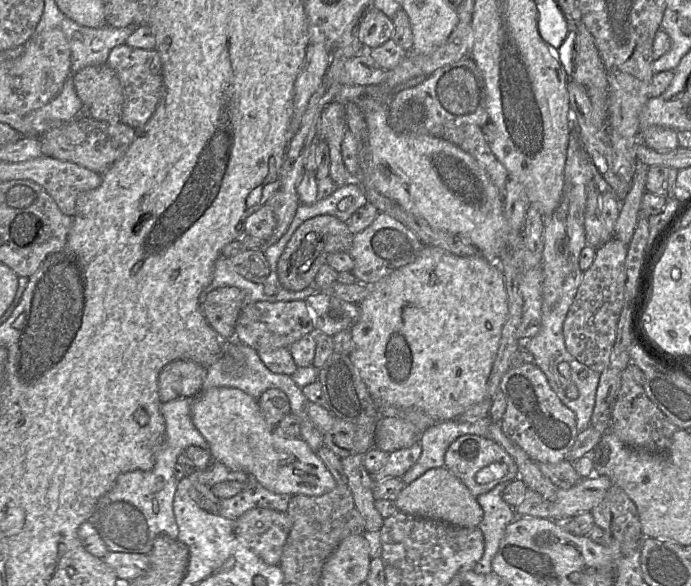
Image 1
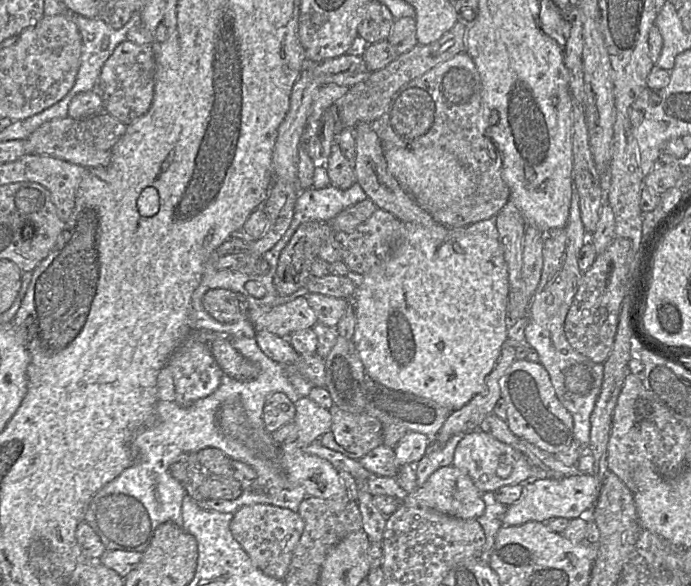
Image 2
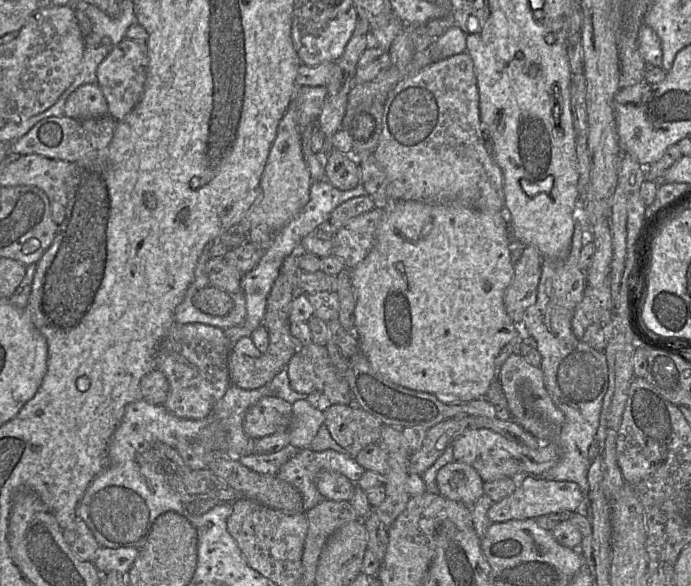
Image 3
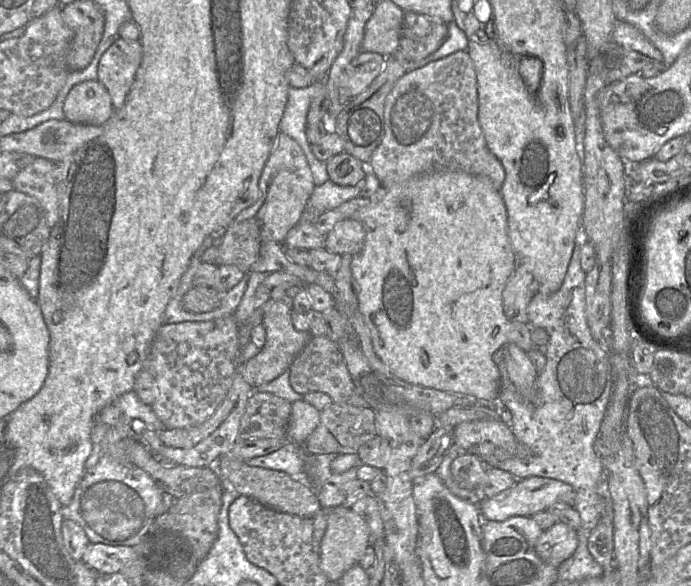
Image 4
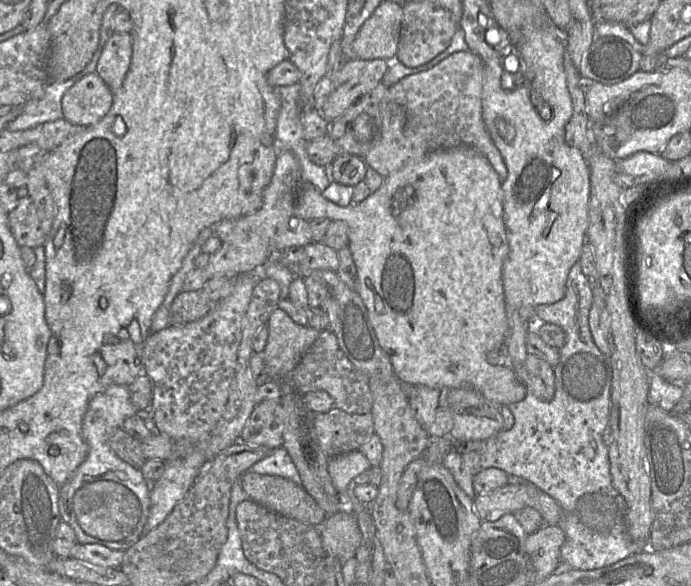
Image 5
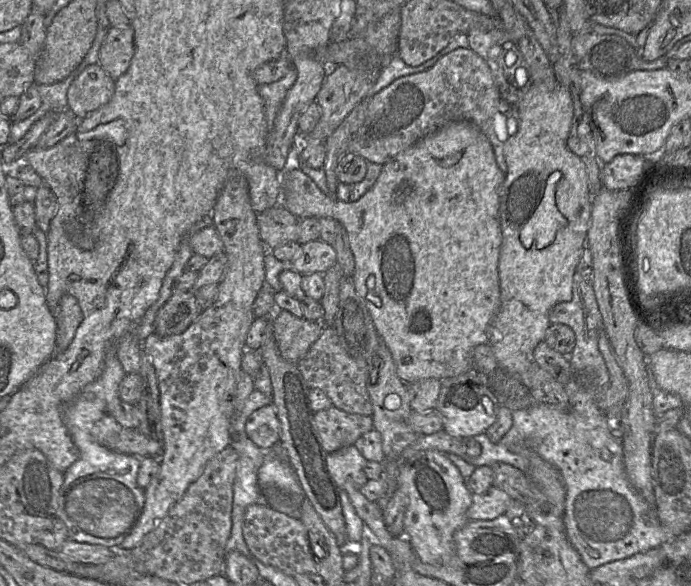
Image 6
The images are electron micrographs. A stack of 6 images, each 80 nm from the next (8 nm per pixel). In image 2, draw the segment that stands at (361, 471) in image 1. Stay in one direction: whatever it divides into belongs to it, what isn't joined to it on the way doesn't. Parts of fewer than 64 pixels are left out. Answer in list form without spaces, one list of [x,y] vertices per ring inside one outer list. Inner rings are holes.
[[[356,481],[359,484],[356,503],[362,516],[362,530],[370,542],[382,542],[387,517],[373,504],[373,496],[366,488],[366,481]]]

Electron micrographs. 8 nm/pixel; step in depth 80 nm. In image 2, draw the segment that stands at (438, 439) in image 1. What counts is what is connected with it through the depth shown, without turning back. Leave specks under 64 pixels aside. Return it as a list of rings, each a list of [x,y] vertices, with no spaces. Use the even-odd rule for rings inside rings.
[[[465,434],[454,435],[442,446],[433,446],[433,441],[431,442],[424,457],[415,465],[418,487],[439,468],[452,465],[457,444],[464,436]]]

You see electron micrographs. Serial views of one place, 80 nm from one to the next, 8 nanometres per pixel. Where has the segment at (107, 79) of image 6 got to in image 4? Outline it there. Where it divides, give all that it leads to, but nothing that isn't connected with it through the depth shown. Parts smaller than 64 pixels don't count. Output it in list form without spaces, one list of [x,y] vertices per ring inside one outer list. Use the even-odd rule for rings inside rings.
[[[98,80],[76,84],[69,91],[63,105],[65,119],[90,125],[103,125],[113,110],[110,95]]]

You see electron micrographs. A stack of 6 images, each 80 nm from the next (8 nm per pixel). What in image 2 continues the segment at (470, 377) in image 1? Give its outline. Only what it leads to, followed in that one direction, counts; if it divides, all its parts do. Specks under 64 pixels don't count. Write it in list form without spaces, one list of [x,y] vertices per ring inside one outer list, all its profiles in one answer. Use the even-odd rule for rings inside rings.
[[[494,219],[471,224],[467,227],[422,227],[405,223],[404,236],[390,257],[374,267],[368,274],[356,278],[358,285],[350,300],[355,305],[356,323],[353,341],[365,372],[374,381],[387,388],[427,398],[457,411],[467,405],[486,386],[486,380],[494,369],[502,346],[508,338],[508,297],[510,291],[508,266],[500,245]]]

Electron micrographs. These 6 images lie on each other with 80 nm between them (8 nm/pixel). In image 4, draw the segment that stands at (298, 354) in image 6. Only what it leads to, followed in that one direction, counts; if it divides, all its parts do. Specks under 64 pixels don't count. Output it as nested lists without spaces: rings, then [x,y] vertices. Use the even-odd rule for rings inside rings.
[[[270,299],[264,306],[263,324],[266,328],[266,343],[260,352],[238,364],[238,372],[253,388],[269,383],[289,369],[290,365],[313,337],[310,331],[298,331],[292,324],[291,303]]]

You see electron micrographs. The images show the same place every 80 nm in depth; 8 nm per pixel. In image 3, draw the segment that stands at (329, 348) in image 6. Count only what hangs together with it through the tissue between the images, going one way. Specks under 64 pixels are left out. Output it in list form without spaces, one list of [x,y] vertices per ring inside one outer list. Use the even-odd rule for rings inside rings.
[[[314,342],[301,345],[287,369],[290,385],[295,391],[304,394],[322,392],[332,404],[355,403],[348,380],[337,372],[325,345]]]

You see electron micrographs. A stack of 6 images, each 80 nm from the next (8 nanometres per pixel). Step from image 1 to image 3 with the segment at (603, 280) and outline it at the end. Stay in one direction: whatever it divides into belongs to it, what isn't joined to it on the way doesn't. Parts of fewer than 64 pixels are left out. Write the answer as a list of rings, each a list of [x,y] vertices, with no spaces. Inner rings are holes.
[[[610,276],[601,286],[586,286],[571,321],[576,338],[604,351],[611,337],[611,307]]]

